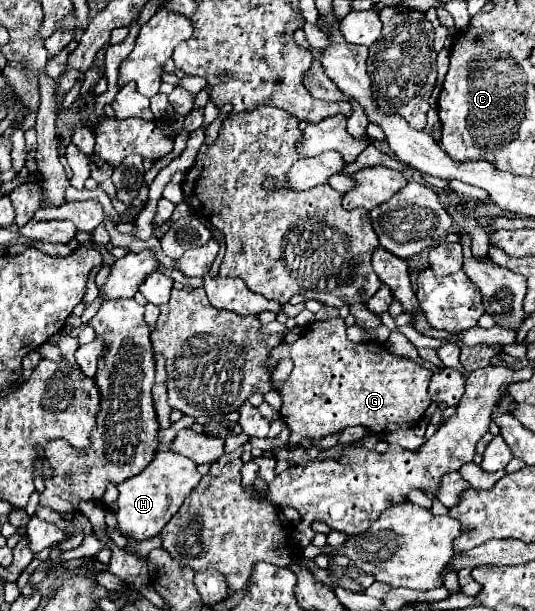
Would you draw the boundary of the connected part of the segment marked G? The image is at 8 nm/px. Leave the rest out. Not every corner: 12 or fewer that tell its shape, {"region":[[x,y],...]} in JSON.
{"region":[[315,321],[265,359],[291,445],[409,429],[433,371]]}

